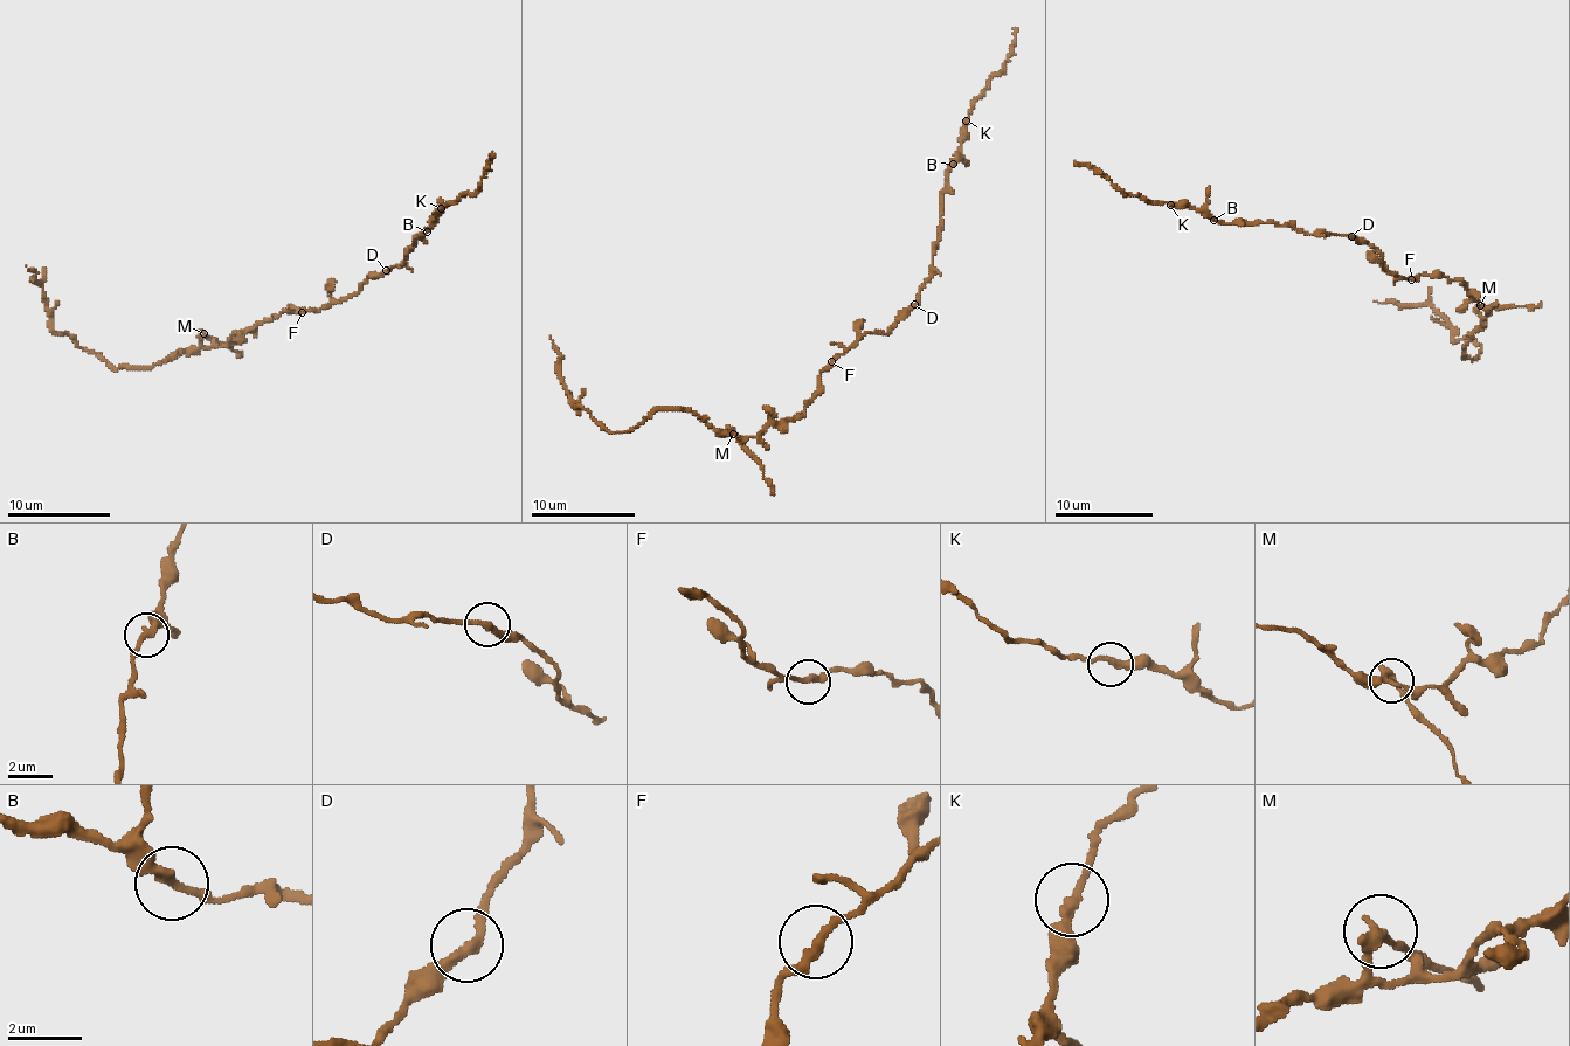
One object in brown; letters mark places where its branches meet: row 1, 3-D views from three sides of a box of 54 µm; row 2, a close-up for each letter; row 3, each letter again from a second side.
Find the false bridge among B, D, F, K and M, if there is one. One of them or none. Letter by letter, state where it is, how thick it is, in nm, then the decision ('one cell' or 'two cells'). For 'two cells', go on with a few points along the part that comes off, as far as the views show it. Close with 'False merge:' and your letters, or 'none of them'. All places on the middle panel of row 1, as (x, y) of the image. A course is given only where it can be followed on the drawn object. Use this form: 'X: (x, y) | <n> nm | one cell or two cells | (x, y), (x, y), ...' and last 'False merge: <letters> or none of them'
B: (953, 164) | 280 nm | one cell
D: (914, 304) | 280 nm | one cell
F: (831, 361) | 240 nm | one cell
K: (966, 120) | 300 nm | one cell
M: (733, 434) | 300 nm | two cells | (734, 434), (742, 449), (760, 465), (774, 494)
False merge: M

